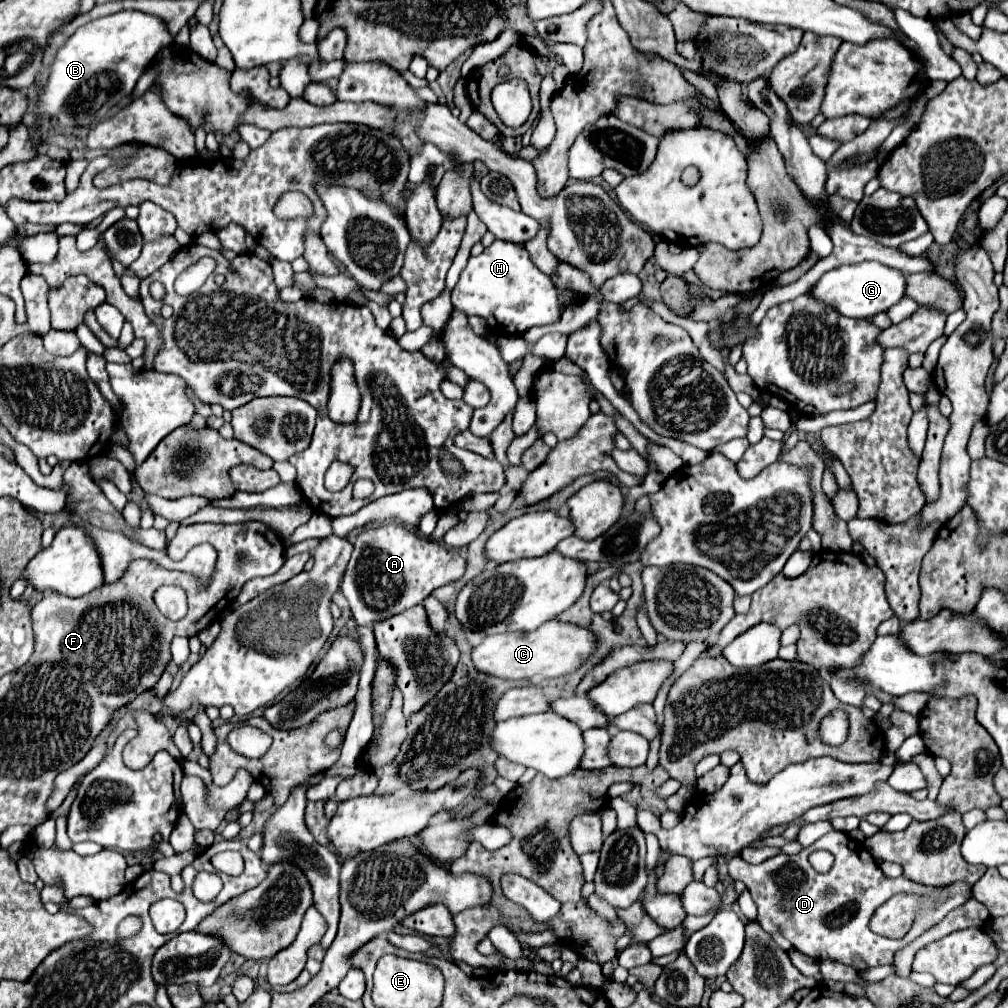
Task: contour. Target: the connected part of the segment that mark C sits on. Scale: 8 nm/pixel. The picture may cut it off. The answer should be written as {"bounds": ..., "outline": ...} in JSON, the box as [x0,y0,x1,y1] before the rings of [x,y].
{"bounds":[472,619,596,681],"outline":[[[552,619],[532,633],[504,633],[500,637],[486,637],[478,647],[472,649],[472,663],[480,673],[510,681],[532,679],[534,675],[558,677],[574,673],[594,651],[594,647],[596,639],[590,631]]]}

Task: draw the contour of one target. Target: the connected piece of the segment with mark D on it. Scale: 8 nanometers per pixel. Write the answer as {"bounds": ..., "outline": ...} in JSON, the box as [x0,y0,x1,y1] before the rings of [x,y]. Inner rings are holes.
{"bounds":[728,831,970,967],"outline":[[[830,831],[826,837],[820,837],[812,847],[802,849],[798,855],[774,855],[760,865],[746,863],[740,855],[732,857],[728,863],[728,873],[732,879],[744,881],[752,899],[758,907],[758,921],[764,931],[780,933],[788,939],[798,951],[814,959],[832,959],[844,965],[850,965],[854,955],[860,955],[868,967],[890,965],[894,955],[904,949],[912,939],[920,937],[927,929],[940,922],[950,911],[963,905],[970,899],[970,885],[957,881],[946,887],[928,887],[908,877],[900,875],[896,879],[886,877],[876,865],[874,857],[862,845],[852,843],[848,833]],[[814,849],[828,849],[834,855],[834,865],[830,873],[818,873],[808,863],[808,855]],[[896,893],[908,893],[926,896],[922,907],[917,911],[914,929],[902,939],[888,939],[872,933],[868,921],[872,913]],[[929,897],[929,898],[927,898]]]}

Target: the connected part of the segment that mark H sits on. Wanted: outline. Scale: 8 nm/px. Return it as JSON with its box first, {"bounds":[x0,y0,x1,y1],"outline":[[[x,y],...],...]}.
{"bounds":[452,239,560,335],"outline":[[[496,239],[490,247],[484,249],[482,255],[470,257],[466,269],[460,273],[460,281],[452,289],[452,305],[462,309],[468,315],[484,317],[488,323],[488,329],[494,335],[524,335],[534,325],[548,325],[556,323],[560,319],[560,303],[558,303],[558,291],[552,285],[550,277],[542,273],[532,261],[524,247],[508,241]]]}

